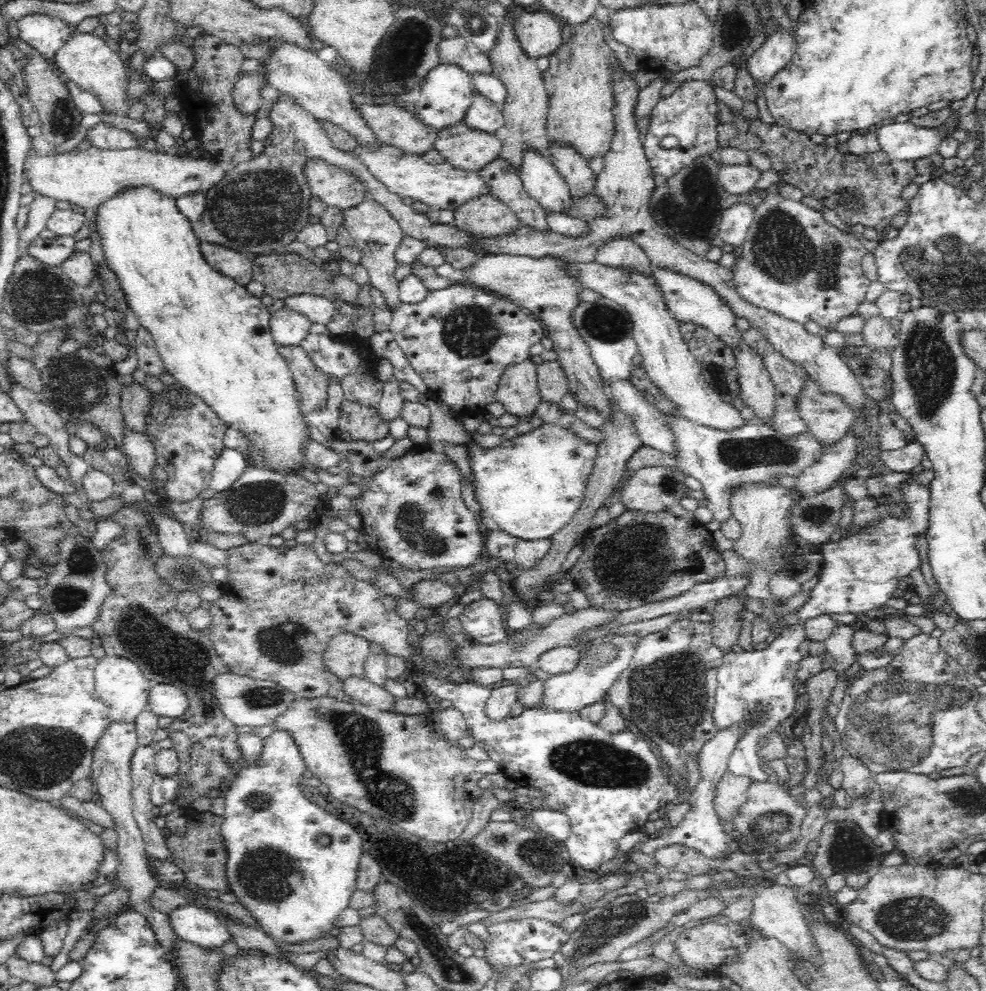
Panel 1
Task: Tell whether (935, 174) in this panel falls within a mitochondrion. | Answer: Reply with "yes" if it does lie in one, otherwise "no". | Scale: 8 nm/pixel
no

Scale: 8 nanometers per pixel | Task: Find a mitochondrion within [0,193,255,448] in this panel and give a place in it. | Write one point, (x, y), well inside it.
(38, 297)

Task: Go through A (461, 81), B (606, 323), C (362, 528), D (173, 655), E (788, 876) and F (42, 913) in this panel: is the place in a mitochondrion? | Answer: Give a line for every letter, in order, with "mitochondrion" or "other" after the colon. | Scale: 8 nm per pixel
A: other
B: mitochondrion
C: other
D: mitochondrion
E: other
F: other

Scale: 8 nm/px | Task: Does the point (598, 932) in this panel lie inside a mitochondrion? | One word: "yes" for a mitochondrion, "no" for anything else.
yes

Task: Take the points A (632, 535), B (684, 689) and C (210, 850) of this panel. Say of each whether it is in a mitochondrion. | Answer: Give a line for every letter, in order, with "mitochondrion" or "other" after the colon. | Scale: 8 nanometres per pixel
A: mitochondrion
B: mitochondrion
C: mitochondrion

